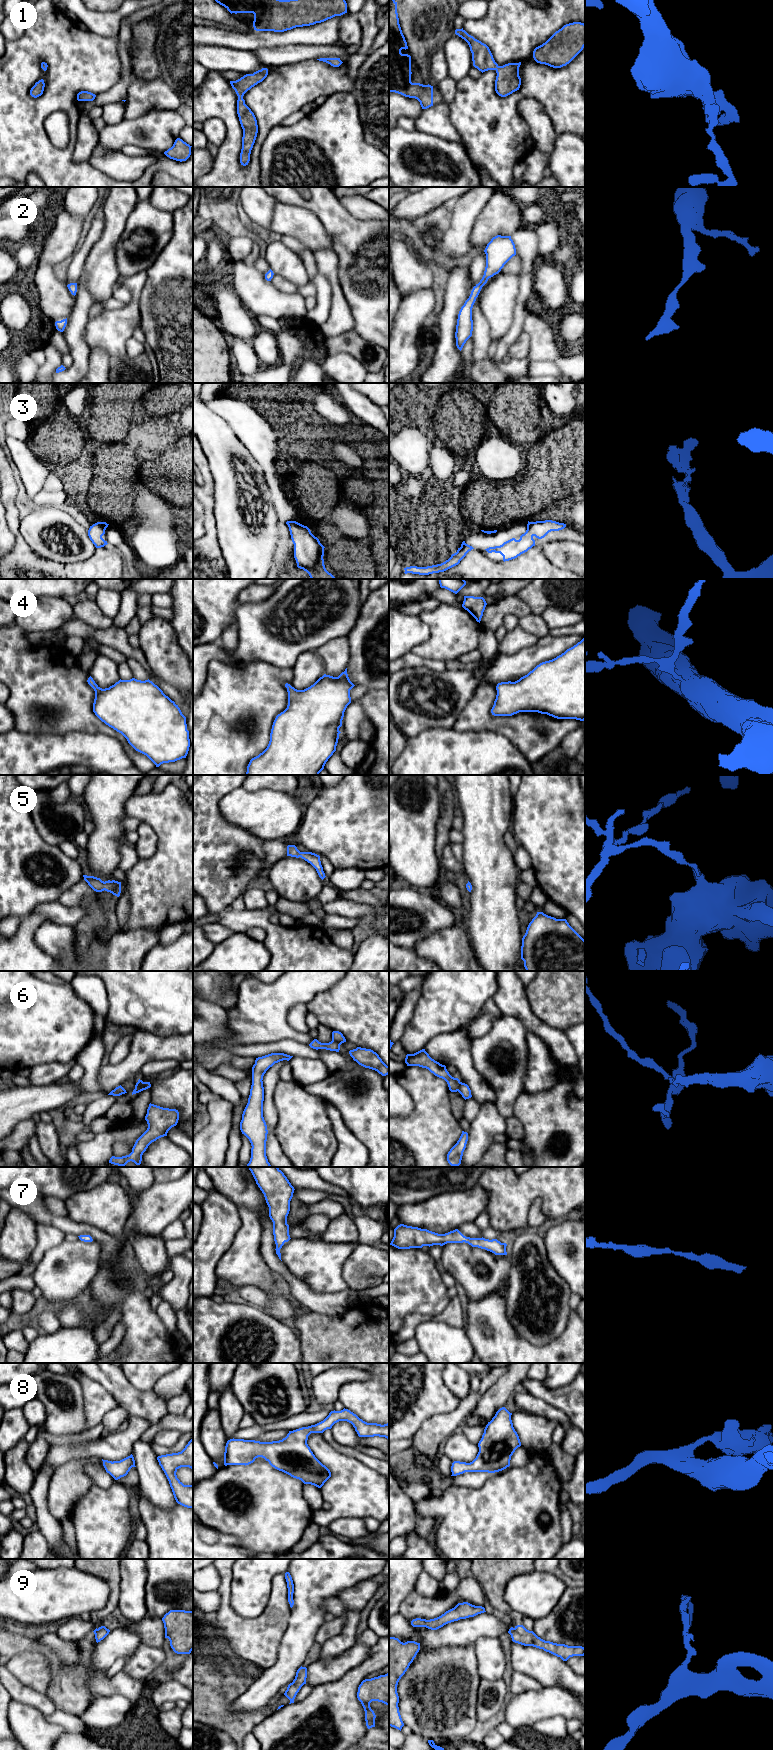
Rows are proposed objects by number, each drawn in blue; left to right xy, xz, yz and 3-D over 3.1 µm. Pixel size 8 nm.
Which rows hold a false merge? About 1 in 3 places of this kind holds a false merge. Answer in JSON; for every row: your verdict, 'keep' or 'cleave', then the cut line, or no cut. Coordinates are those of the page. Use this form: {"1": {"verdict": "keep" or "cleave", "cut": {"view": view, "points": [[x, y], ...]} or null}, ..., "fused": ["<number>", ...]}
{"1": {"verdict": "keep", "cut": null}, "2": {"verdict": "keep", "cut": null}, "3": {"verdict": "keep", "cut": null}, "4": {"verdict": "keep", "cut": null}, "5": {"verdict": "keep", "cut": null}, "6": {"verdict": "cleave", "cut": {"view": "yz", "points": [[460, 1082], [458, 1091]]}}, "7": {"verdict": "keep", "cut": null}, "8": {"verdict": "keep", "cut": null}, "9": {"verdict": "keep", "cut": null}, "fused": ["6"]}

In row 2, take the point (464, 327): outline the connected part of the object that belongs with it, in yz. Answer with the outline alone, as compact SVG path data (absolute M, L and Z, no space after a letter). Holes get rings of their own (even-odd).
M497 235L487 244L485 250L486 267L480 282L476 284L461 307L456 325L456 346L461 351L466 341L472 336L473 320L472 308L482 287L488 279L498 274L504 265L516 255L516 248L511 236Z

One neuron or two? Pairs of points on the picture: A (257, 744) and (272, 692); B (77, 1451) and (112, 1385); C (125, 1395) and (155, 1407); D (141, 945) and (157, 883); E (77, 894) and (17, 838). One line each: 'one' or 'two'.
A: one
B: two
C: one
D: two
E: two

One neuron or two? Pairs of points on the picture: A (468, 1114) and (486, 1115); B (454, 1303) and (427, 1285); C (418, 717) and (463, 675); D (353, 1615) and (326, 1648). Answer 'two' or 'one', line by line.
A: two
B: two
C: one
D: one

